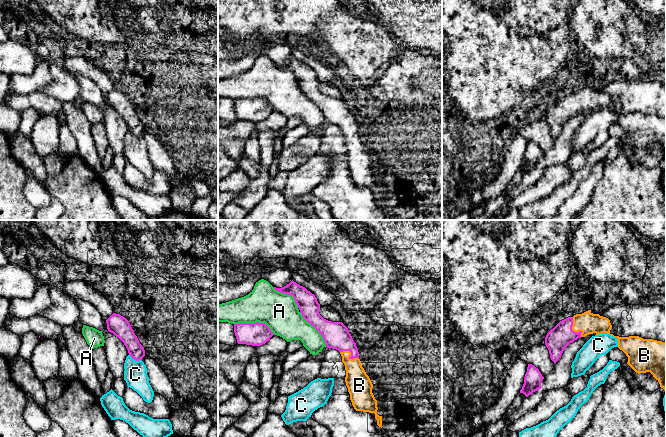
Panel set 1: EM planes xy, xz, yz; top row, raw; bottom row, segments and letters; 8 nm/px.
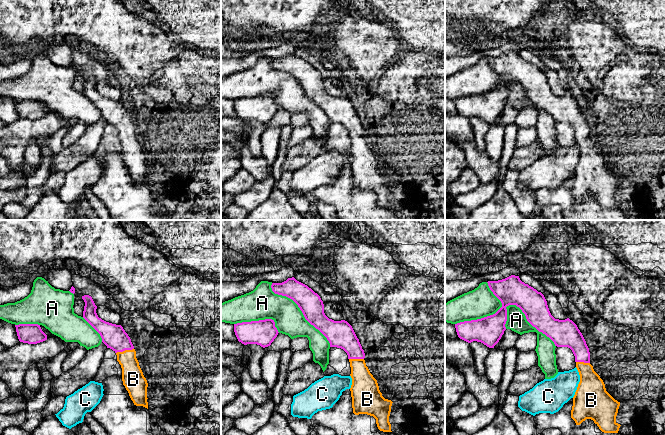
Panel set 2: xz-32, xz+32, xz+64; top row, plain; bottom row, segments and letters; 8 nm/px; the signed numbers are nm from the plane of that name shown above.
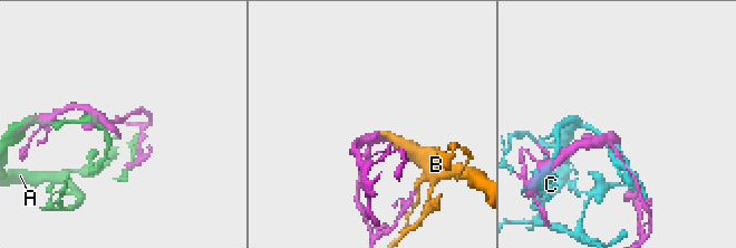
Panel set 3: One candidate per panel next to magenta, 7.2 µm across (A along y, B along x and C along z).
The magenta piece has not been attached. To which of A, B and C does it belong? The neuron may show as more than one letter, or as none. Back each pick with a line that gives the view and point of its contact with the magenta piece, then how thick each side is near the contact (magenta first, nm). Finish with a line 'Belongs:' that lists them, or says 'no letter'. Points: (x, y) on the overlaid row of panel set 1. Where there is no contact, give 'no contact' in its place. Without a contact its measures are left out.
B: meets magenta in yz at (572, 330); 190 nm thick on the magenta side, 170 nm on the other
Belongs: B

